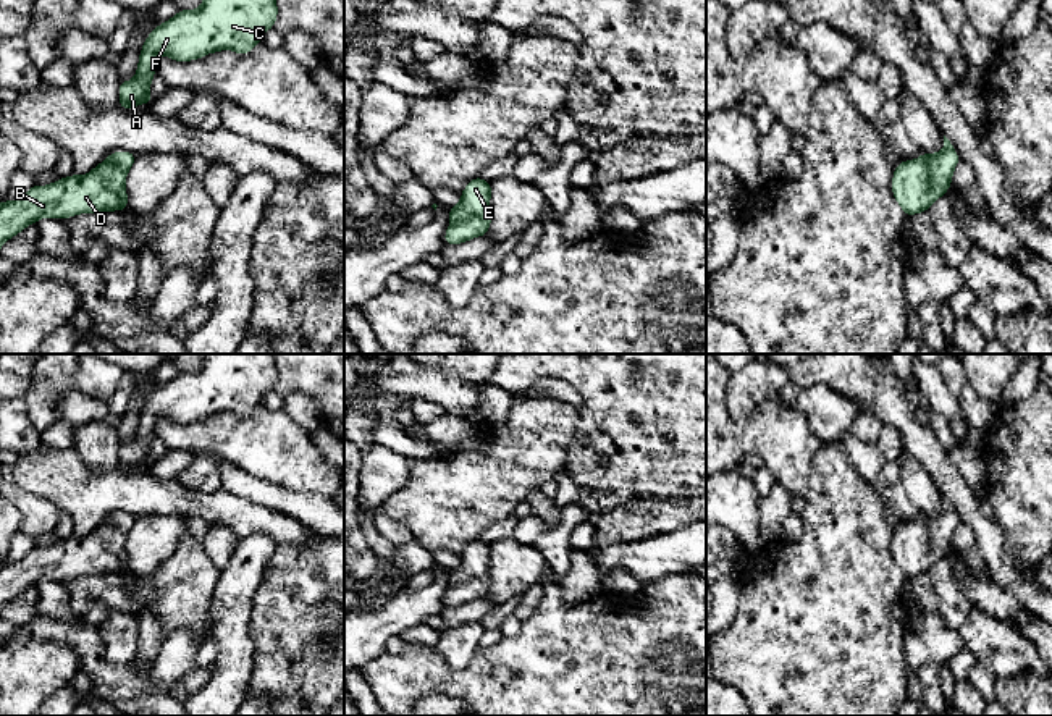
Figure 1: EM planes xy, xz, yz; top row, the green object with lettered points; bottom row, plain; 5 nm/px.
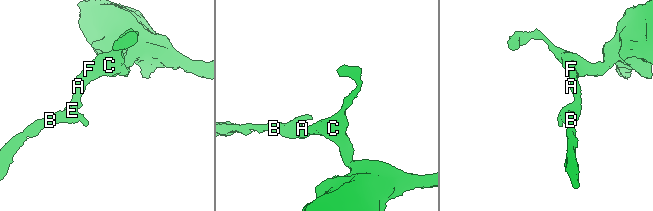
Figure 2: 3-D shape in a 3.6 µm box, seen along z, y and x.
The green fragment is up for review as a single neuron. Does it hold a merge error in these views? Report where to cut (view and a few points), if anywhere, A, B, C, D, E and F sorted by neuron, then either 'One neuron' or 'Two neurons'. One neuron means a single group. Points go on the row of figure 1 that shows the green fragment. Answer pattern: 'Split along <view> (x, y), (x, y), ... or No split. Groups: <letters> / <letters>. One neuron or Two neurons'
No split. Groups: A B C D E F. One neuron

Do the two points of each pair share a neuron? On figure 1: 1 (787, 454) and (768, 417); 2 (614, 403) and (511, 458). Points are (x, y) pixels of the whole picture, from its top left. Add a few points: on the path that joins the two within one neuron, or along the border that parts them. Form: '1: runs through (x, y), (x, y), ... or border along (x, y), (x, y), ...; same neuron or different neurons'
1: runs through (787, 445), (774, 427); same neuron
2: border along (579, 414), (579, 424), (566, 456); different neurons

